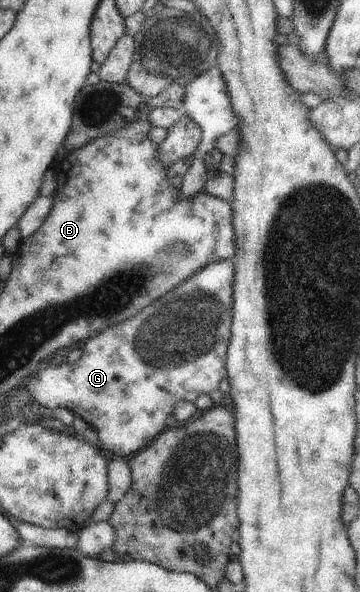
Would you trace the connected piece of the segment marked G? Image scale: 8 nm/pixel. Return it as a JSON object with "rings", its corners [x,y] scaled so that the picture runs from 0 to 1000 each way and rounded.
{"rings":[[[614,439],[558,454],[542,466],[439,503],[372,535],[292,556],[225,584],[228,600],[206,613],[172,618],[125,613],[75,642],[92,674],[139,693],[164,688],[228,706],[269,735],[269,757],[308,772],[358,775],[400,758],[464,721],[469,699],[492,681],[539,681],[561,666],[583,666],[631,639],[625,618],[642,568],[642,490],[647,439]]]}

